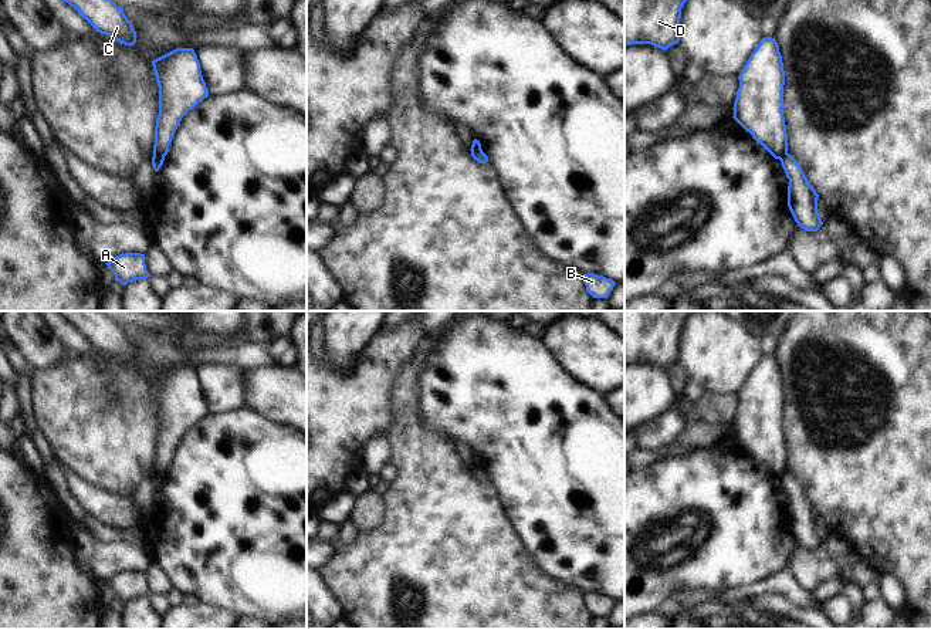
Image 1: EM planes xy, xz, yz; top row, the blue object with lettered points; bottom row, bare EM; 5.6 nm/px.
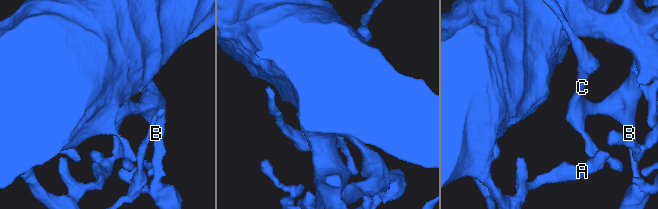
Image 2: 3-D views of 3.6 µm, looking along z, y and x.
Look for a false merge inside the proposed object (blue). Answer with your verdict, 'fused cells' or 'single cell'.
fused cells

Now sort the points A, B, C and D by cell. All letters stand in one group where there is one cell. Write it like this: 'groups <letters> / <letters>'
groups A D / B C

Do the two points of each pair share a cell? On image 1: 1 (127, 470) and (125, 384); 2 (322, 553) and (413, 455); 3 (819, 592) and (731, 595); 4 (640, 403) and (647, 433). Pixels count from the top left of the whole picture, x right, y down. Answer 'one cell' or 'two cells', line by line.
1: one cell
2: two cells
3: two cells
4: two cells

